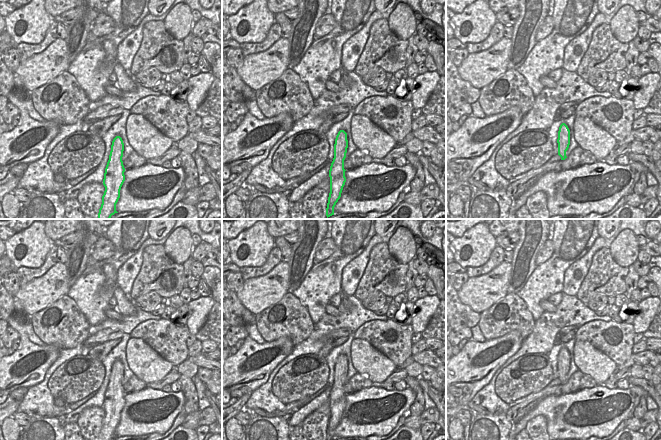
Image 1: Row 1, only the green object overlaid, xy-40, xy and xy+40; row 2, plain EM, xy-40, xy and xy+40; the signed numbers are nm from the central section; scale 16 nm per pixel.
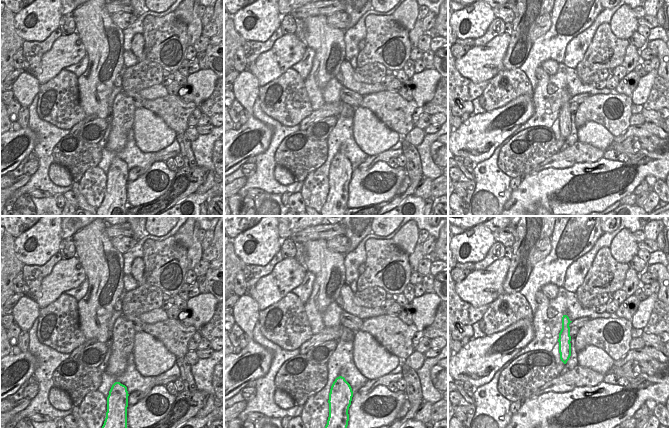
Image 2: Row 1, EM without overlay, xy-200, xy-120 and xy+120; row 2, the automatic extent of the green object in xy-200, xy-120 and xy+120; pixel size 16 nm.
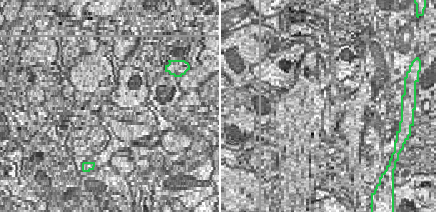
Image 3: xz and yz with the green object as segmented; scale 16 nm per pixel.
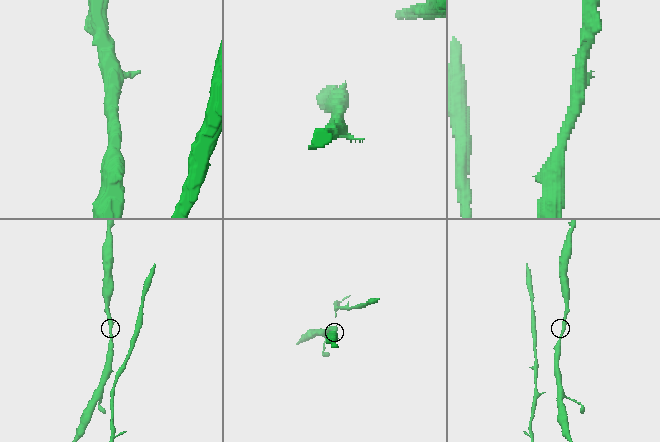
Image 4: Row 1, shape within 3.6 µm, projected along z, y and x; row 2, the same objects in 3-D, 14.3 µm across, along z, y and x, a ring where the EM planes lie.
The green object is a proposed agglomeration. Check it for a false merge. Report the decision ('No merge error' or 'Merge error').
No merge error.

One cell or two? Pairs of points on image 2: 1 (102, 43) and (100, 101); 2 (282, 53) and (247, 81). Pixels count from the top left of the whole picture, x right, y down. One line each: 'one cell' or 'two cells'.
1: one cell
2: two cells

